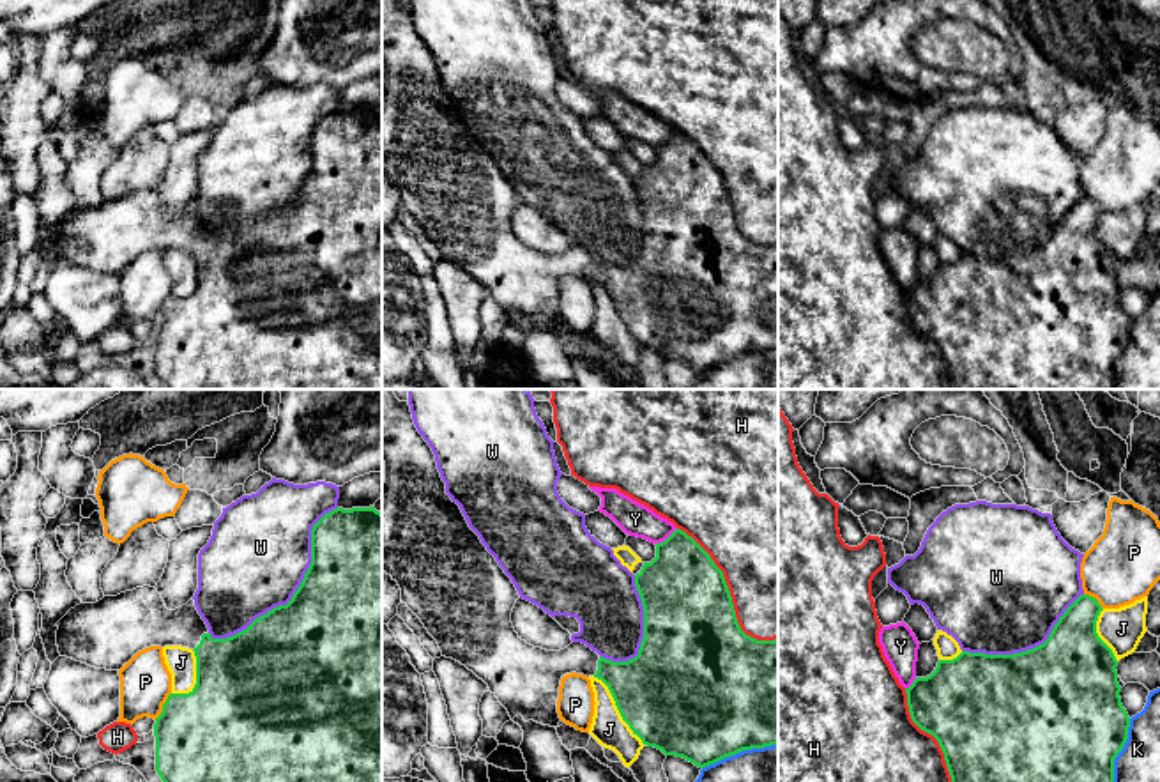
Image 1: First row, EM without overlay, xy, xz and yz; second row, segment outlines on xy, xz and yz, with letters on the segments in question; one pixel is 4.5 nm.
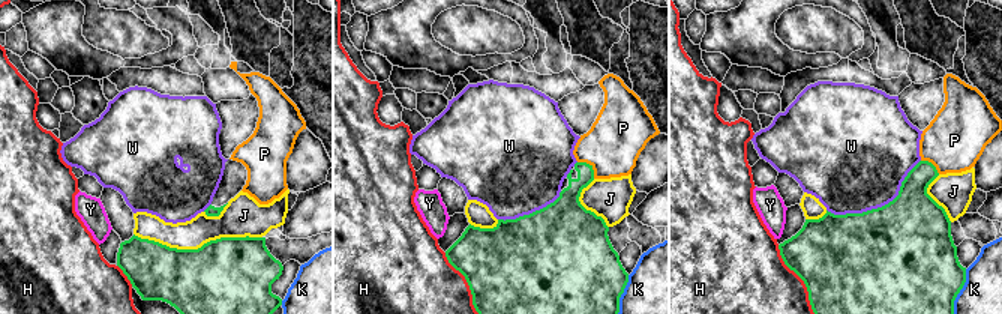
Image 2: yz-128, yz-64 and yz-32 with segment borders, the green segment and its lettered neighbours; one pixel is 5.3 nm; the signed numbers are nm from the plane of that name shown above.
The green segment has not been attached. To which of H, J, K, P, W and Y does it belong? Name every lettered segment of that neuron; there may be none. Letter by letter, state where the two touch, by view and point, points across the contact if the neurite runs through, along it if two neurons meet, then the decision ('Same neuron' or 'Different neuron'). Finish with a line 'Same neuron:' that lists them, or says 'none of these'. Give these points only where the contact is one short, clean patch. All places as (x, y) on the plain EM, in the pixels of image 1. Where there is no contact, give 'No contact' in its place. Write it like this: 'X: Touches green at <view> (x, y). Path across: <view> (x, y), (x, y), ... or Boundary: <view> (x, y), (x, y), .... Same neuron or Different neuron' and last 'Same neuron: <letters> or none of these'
H: Touches green at xz (729, 199). Different neuron
J: Touches green at xz (618, 312). Different neuron
K: Touches green at xz (740, 354). Different neuron
P: Touches green at xy (163, 310). Different neuron
W: Touches green at xy (297, 193). Different neuron
Y: Touches green at xz (667, 142). Different neuron
Same neuron: none of these

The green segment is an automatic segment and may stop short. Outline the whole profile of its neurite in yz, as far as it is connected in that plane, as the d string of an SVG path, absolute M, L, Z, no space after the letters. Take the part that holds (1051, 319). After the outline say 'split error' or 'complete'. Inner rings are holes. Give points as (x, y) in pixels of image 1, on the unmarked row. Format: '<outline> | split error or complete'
M1080 198L1043 248L1013 258L962 255L905 292L911 322L937 343L951 389L1114 389L1114 363L1128 343L1130 320L1119 301L1118 264L1096 237L1102 214L1096 202Z | complete

